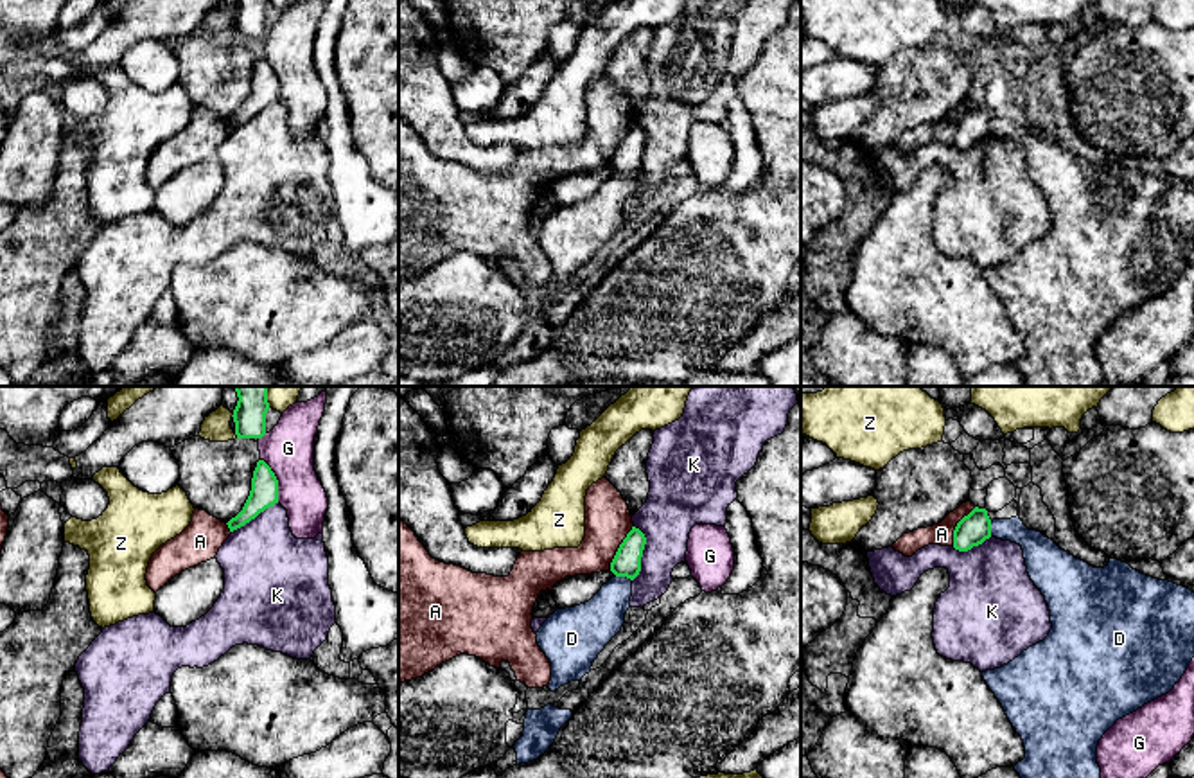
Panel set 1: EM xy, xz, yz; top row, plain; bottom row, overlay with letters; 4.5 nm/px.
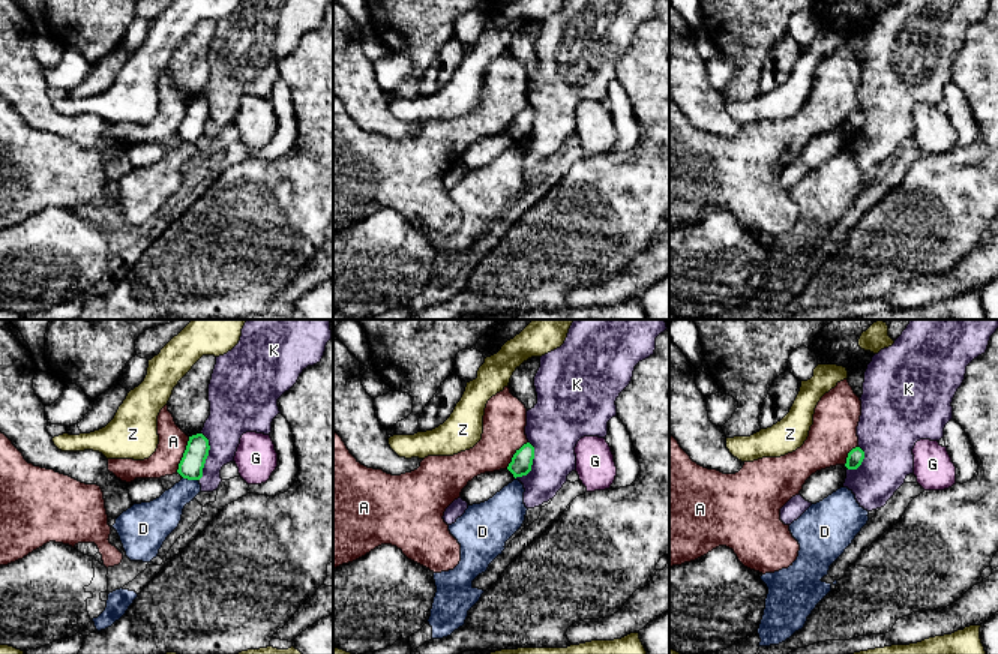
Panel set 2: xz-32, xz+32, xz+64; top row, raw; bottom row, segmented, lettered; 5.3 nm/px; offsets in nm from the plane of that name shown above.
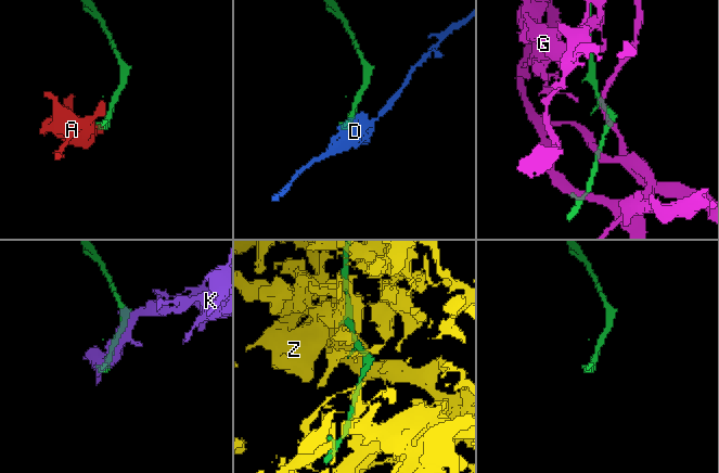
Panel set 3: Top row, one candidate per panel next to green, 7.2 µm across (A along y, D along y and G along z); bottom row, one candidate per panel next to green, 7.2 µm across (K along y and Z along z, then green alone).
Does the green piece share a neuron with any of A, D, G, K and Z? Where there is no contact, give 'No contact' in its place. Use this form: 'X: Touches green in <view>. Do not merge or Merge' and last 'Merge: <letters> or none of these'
A: Touches green in xz. Do not merge
D: Touches green in xz. Do not merge
G: Touches green in xy. Do not merge
K: Touches green in xz. Do not merge
Z: Touches green in xy. Do not merge
Merge: none of these

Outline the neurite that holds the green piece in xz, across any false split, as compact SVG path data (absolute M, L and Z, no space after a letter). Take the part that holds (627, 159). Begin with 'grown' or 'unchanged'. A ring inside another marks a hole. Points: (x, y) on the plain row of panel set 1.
unchanged; M632 124L610 160L610 169L616 174L627 174L634 178L641 169L641 155L645 142L645 131L639 126Z

